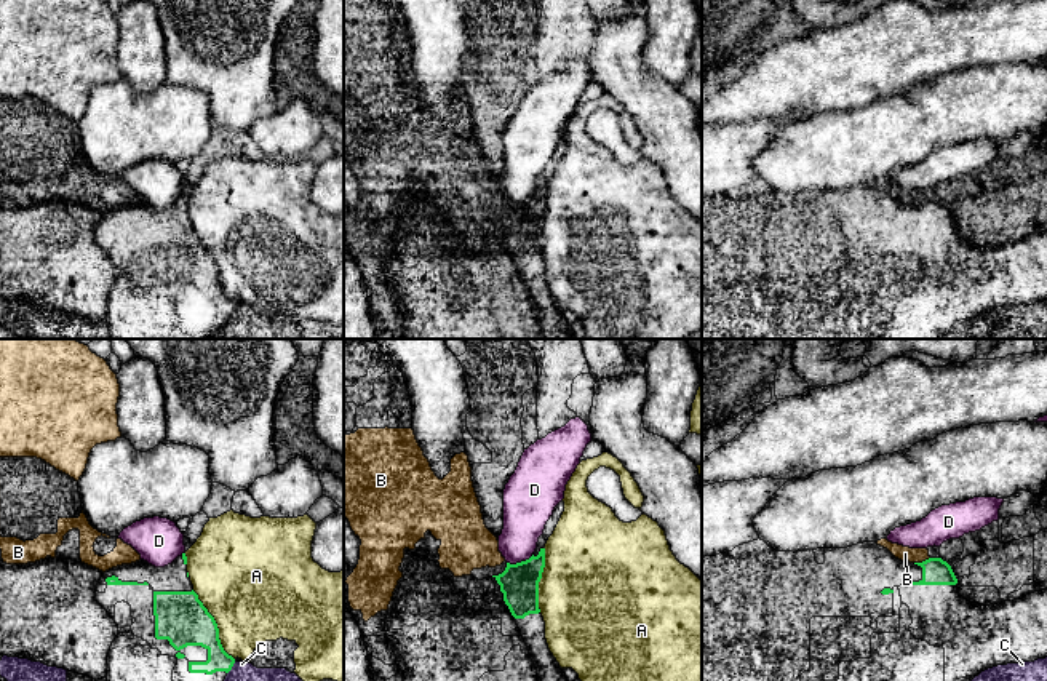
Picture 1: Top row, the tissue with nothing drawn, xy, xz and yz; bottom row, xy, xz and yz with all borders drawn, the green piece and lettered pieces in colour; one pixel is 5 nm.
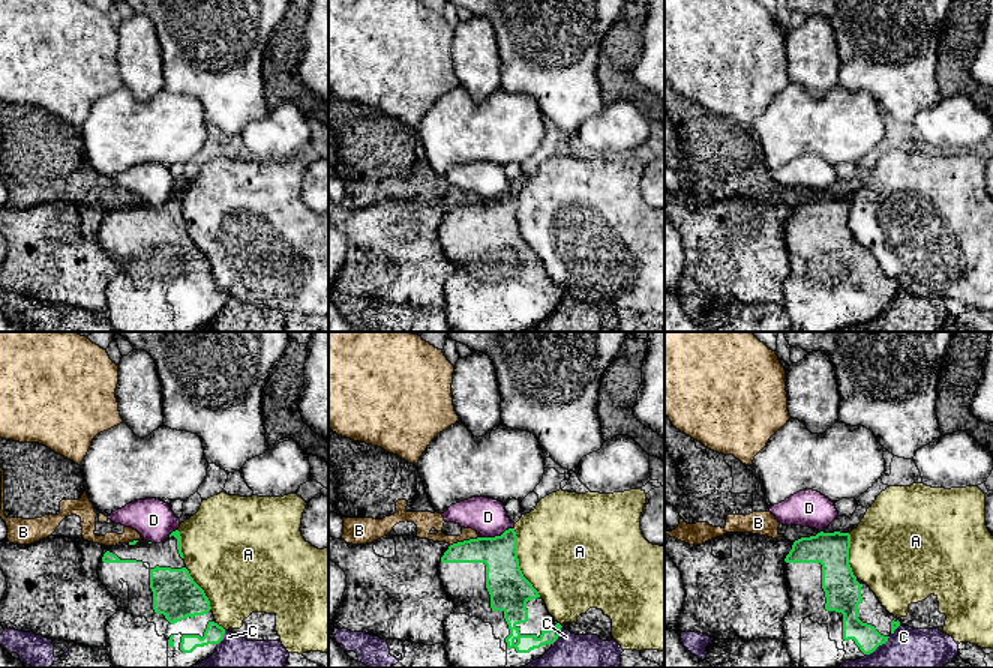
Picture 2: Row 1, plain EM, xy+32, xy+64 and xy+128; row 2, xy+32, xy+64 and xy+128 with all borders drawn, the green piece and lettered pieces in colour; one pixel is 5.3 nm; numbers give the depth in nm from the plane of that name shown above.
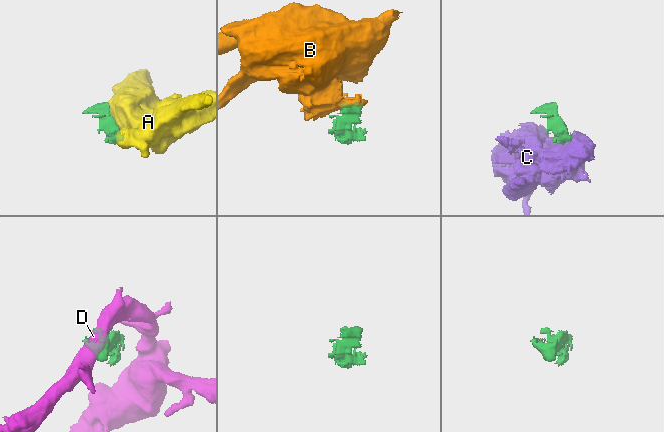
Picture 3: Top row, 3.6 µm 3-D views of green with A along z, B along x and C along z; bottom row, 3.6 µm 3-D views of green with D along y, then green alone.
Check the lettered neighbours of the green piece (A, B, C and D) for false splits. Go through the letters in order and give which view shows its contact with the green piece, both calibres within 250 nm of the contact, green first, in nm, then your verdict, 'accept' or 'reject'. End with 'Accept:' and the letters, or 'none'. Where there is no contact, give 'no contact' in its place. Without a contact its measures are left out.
A: meets green in xy; 260 nm thick on the green side, 480 nm on the other; reject
B: meets green in yz; 140 nm thick on the green side, 80 nm on the other; reject
C: meets green in xy; 180 nm thick on the green side, 100 nm on the other; reject
D: meets green in xz; 190 nm thick on the green side, 220 nm on the other; reject
Accept: none

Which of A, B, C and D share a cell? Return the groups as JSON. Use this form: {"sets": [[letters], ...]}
{"sets": [["A"], ["B"], ["C"], ["D"]]}

